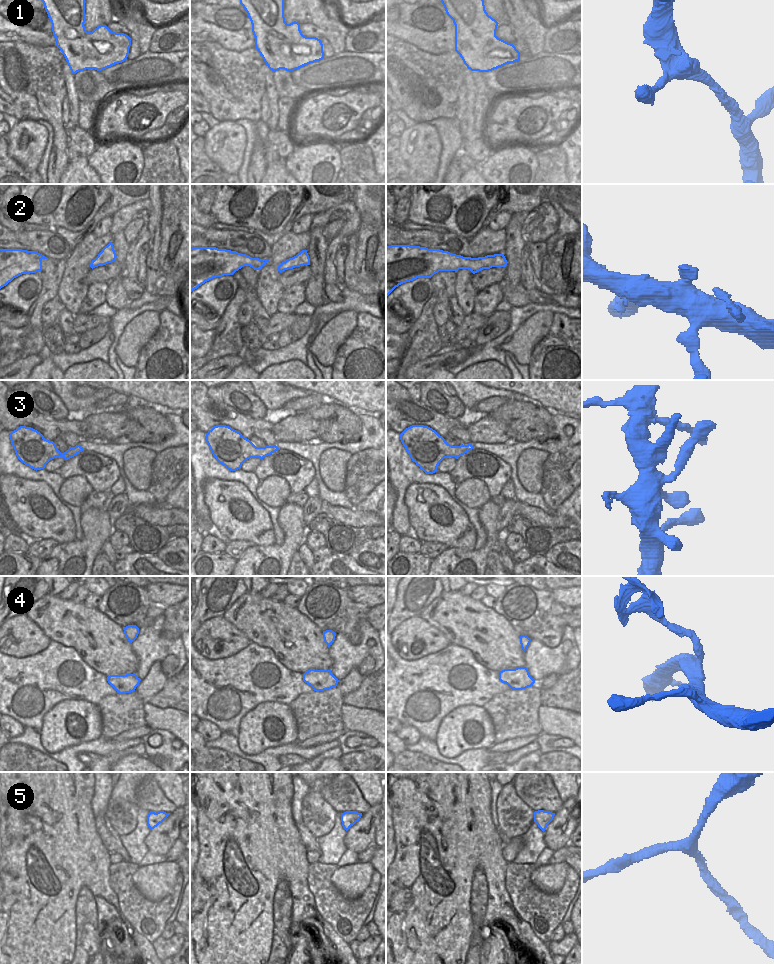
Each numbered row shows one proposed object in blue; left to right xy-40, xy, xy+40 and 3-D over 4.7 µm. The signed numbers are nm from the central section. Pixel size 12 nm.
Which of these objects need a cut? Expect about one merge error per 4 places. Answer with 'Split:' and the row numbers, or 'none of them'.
Split: 4

